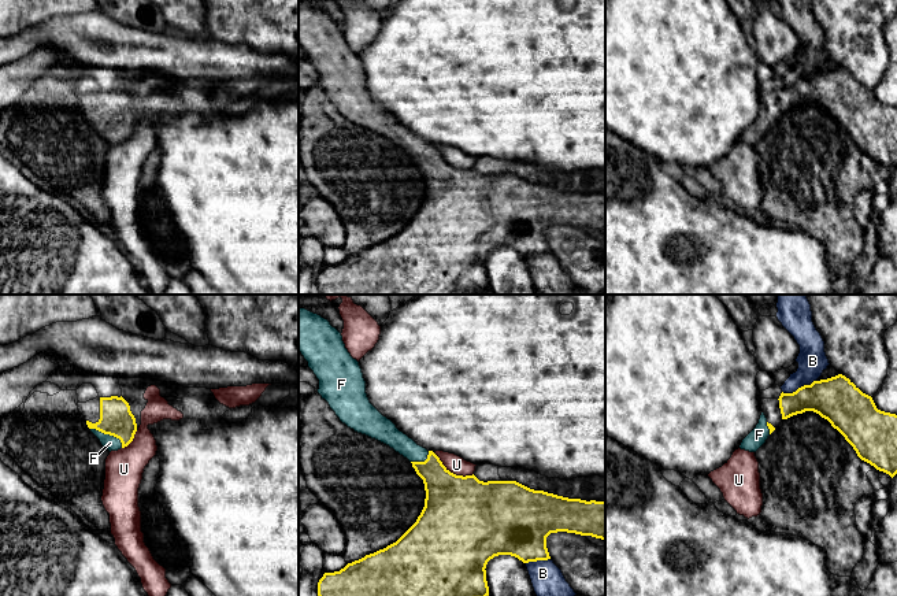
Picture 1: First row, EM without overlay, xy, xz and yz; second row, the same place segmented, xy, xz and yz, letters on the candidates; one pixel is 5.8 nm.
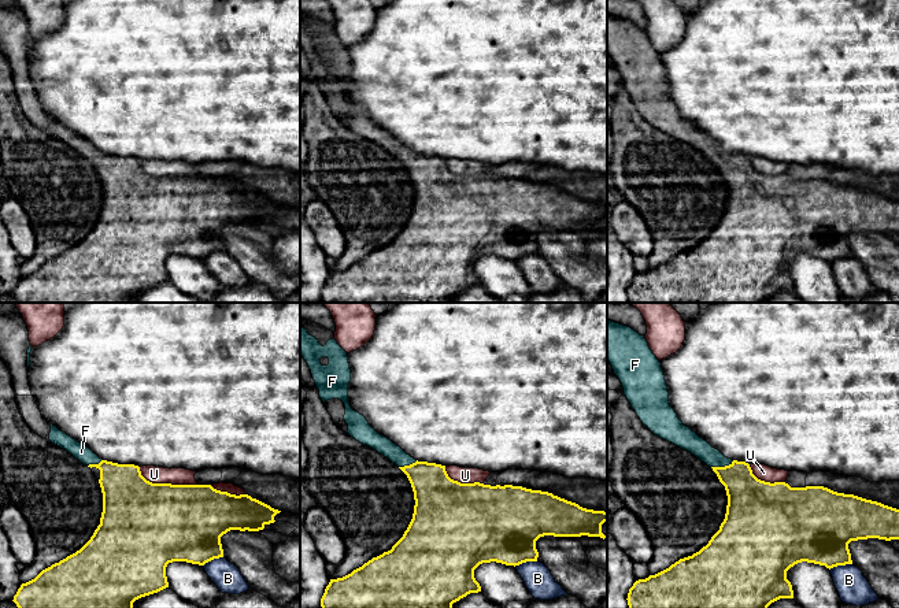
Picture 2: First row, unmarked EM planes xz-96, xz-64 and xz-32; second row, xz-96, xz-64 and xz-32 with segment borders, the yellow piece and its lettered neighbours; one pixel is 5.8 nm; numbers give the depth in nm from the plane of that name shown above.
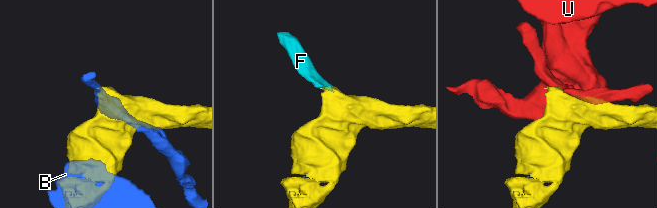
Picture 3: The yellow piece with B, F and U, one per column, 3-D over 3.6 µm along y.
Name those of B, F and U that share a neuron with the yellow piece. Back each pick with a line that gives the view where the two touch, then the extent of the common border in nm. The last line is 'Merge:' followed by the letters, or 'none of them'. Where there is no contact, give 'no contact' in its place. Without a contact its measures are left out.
F: meets yellow in xy; contact 220 nm long
Merge: F

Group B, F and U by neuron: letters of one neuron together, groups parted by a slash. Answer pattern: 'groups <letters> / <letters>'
groups B / F / U

